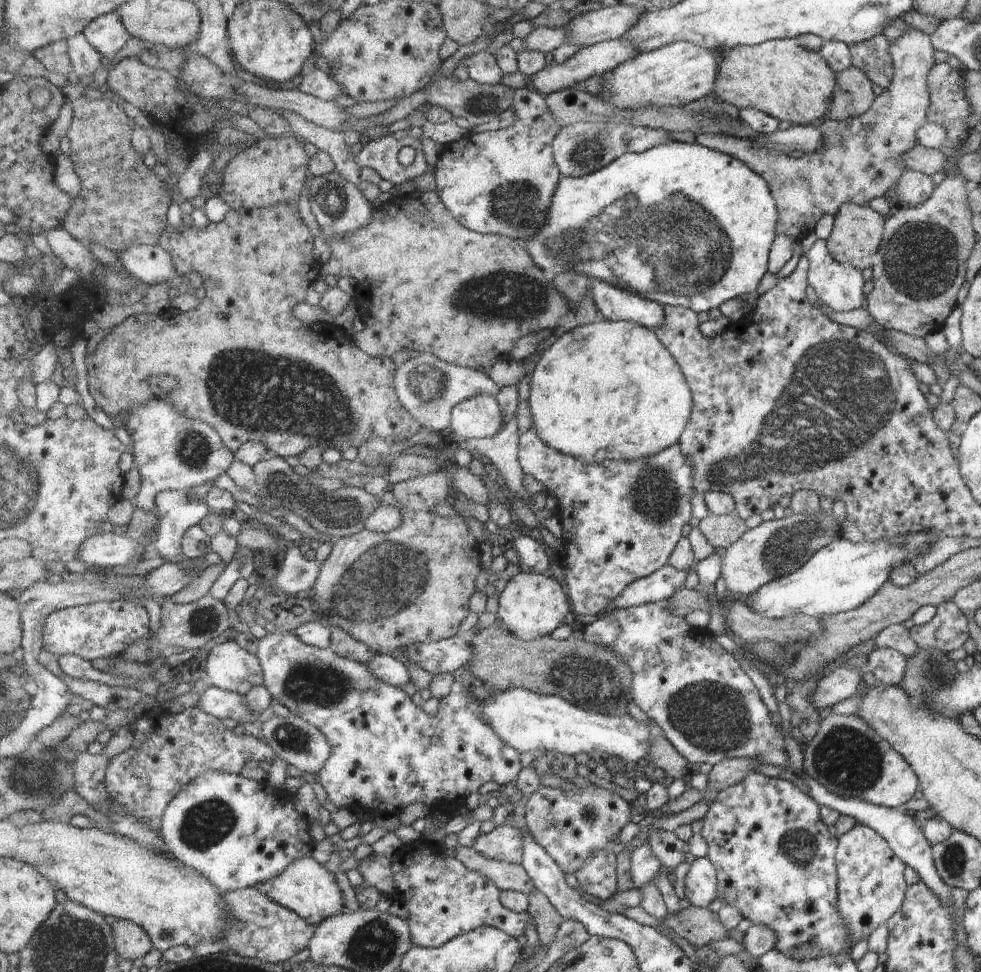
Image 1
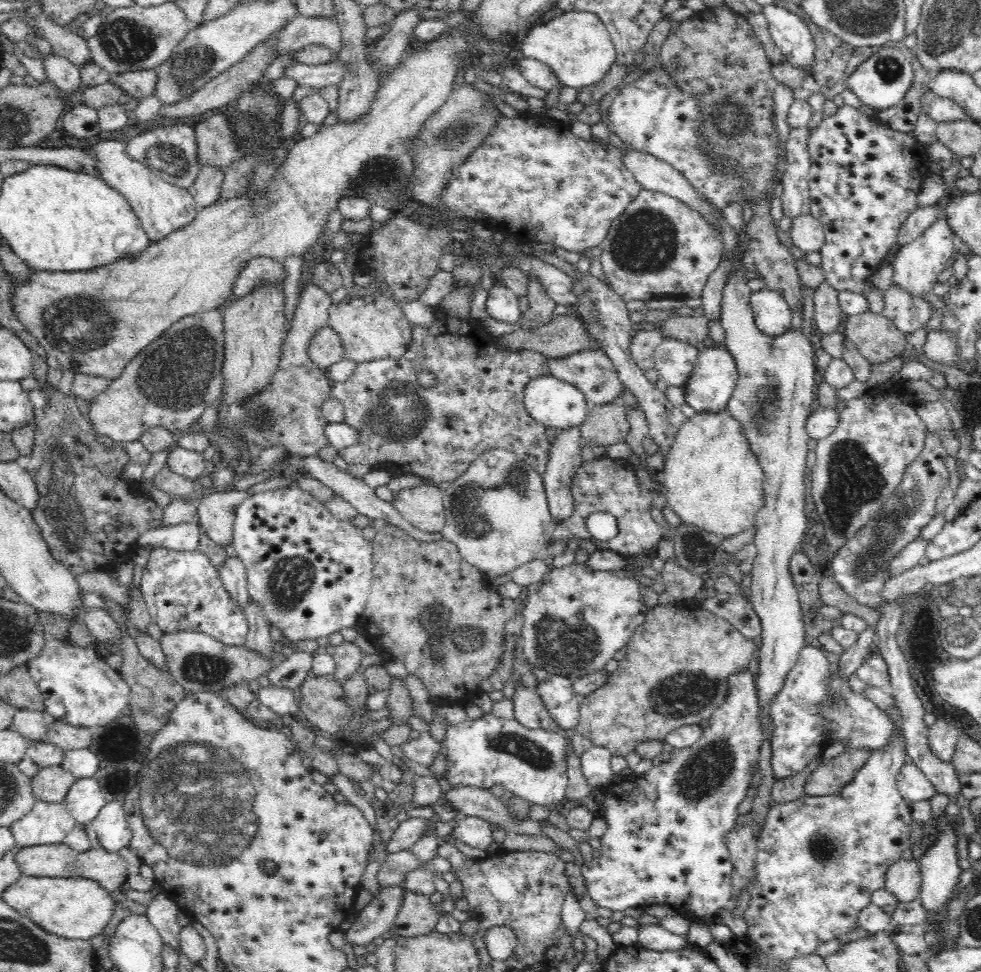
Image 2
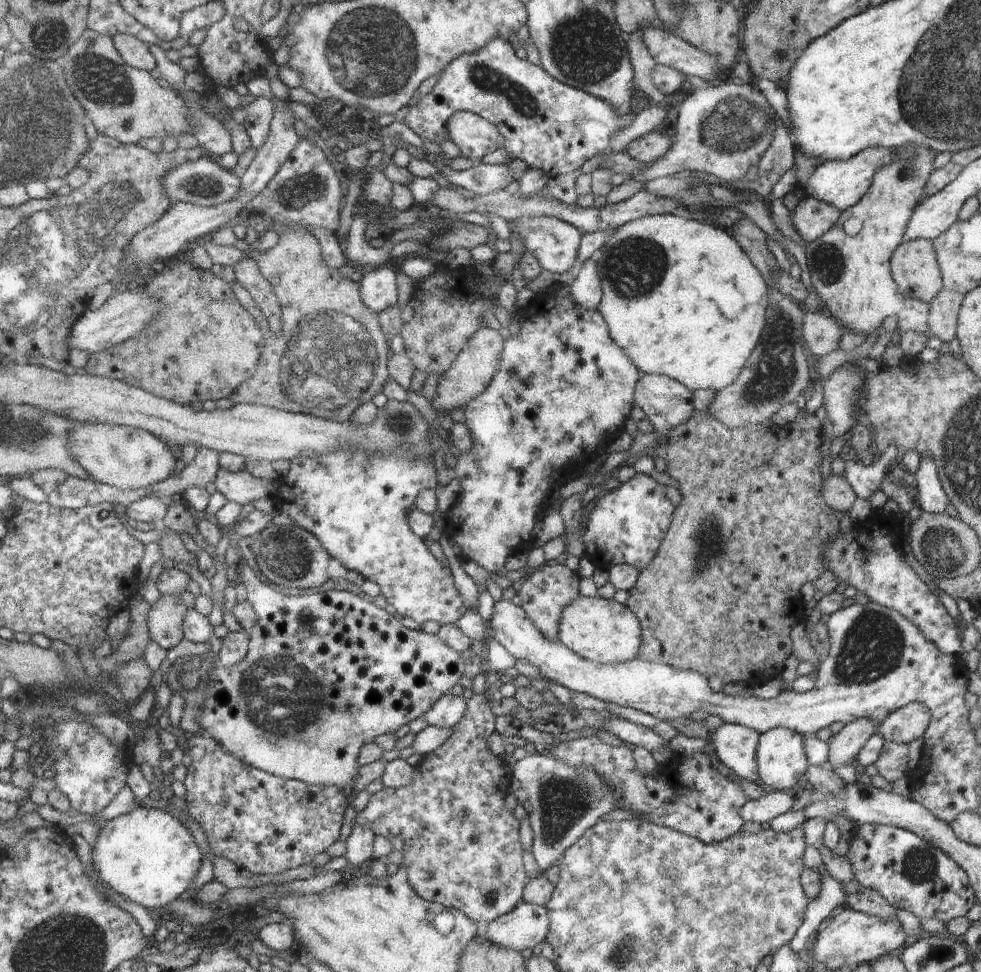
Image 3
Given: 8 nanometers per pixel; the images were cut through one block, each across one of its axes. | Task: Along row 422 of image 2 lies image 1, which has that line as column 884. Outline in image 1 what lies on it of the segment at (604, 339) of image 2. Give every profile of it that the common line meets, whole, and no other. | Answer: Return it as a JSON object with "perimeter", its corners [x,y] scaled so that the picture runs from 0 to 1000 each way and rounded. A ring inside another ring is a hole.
{"perimeter":[[[893,667],[884,675],[882,689],[888,691],[893,704],[917,705],[923,691],[924,677],[908,667]]]}

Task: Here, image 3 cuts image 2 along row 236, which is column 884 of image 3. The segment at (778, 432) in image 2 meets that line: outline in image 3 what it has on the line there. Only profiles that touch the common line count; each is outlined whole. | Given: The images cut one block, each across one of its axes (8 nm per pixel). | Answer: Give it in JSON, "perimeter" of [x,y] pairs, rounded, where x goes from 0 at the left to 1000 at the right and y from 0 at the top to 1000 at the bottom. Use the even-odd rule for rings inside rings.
{"perimeter":[[[927,722],[906,734],[895,745],[894,754],[901,762],[926,766],[940,757],[947,740],[948,735],[942,724]]]}

